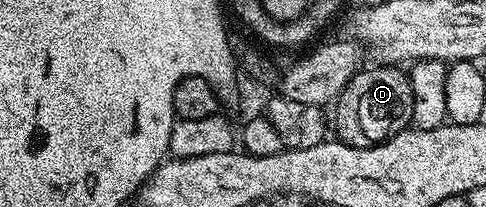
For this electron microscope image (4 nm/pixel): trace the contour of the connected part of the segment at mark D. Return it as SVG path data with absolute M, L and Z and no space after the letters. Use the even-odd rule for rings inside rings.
M387 63L372 67L358 70L334 106L336 138L356 149L389 140L408 128L413 120L414 92L411 91L408 74L402 68Z

